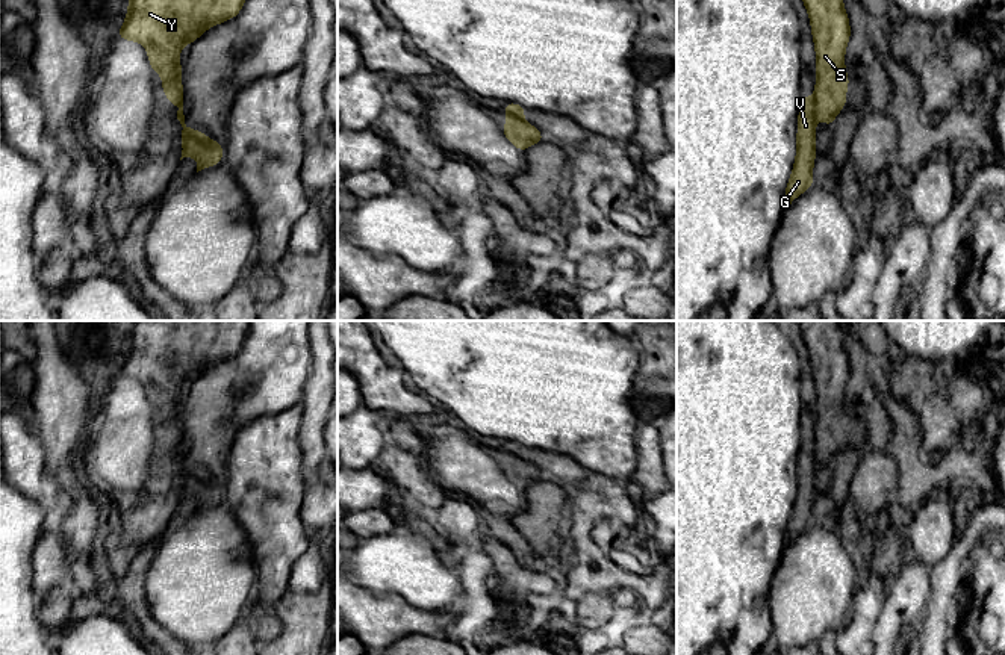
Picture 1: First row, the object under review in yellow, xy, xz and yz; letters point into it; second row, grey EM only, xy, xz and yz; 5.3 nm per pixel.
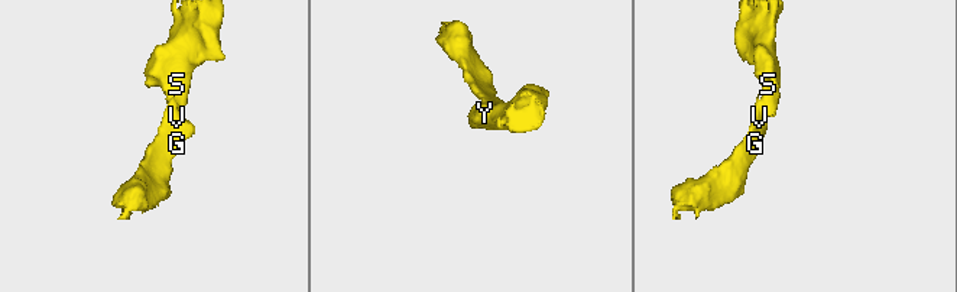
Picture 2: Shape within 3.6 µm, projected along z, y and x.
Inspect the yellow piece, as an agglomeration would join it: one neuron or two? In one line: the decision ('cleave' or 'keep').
cleave

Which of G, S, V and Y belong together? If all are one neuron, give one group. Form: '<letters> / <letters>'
G V / S Y

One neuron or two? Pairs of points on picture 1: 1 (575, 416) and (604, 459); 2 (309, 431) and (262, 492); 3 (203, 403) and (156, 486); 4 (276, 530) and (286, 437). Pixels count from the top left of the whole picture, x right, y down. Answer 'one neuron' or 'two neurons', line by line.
1: one neuron
2: two neurons
3: two neurons
4: one neuron

